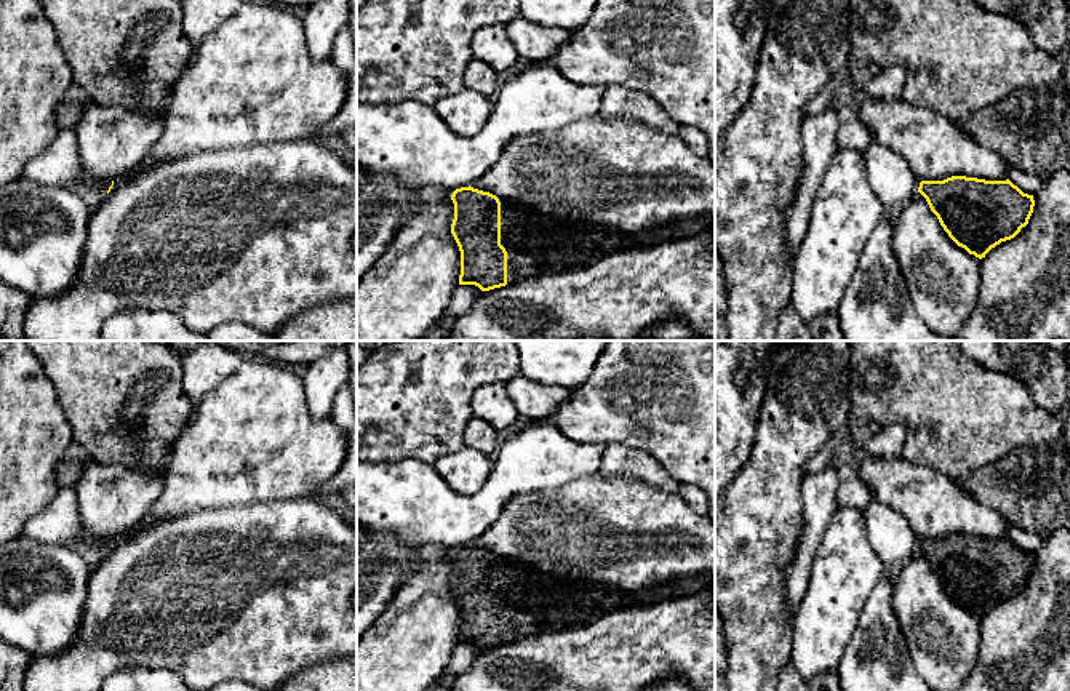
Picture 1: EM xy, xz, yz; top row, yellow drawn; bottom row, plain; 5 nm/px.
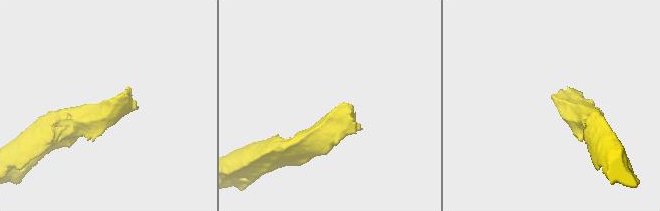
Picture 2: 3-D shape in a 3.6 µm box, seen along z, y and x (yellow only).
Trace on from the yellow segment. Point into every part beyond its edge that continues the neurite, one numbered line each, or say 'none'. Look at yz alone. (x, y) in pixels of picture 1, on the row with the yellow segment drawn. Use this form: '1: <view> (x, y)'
none

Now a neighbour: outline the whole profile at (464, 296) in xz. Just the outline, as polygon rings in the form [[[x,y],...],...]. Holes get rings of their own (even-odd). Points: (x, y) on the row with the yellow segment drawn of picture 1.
[[[459,285],[453,293],[453,309],[449,310],[454,315],[462,314],[467,307],[470,307],[483,291],[475,285]]]

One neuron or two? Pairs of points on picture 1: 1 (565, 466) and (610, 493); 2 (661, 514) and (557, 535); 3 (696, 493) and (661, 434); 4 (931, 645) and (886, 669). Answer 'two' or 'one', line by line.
1: two
2: one
3: two
4: two

